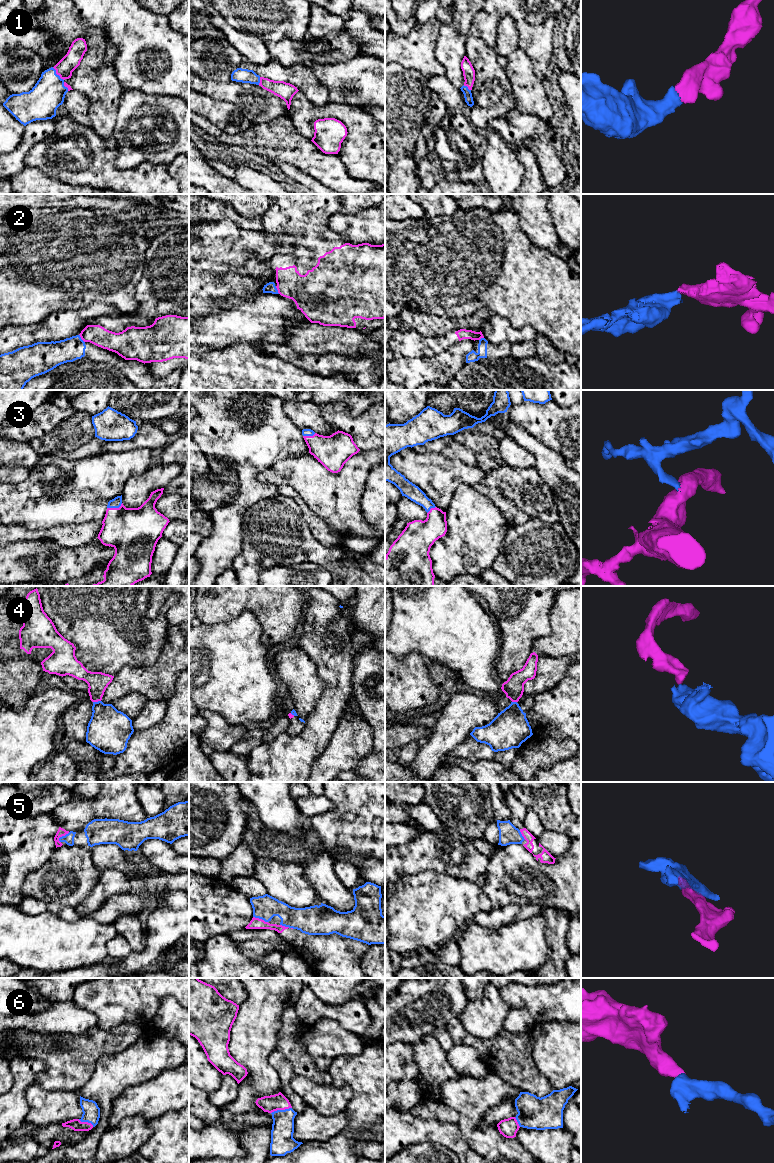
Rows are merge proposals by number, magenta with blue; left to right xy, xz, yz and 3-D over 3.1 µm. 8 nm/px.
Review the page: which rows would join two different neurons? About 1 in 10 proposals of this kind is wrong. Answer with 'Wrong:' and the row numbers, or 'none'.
Wrong: 2

